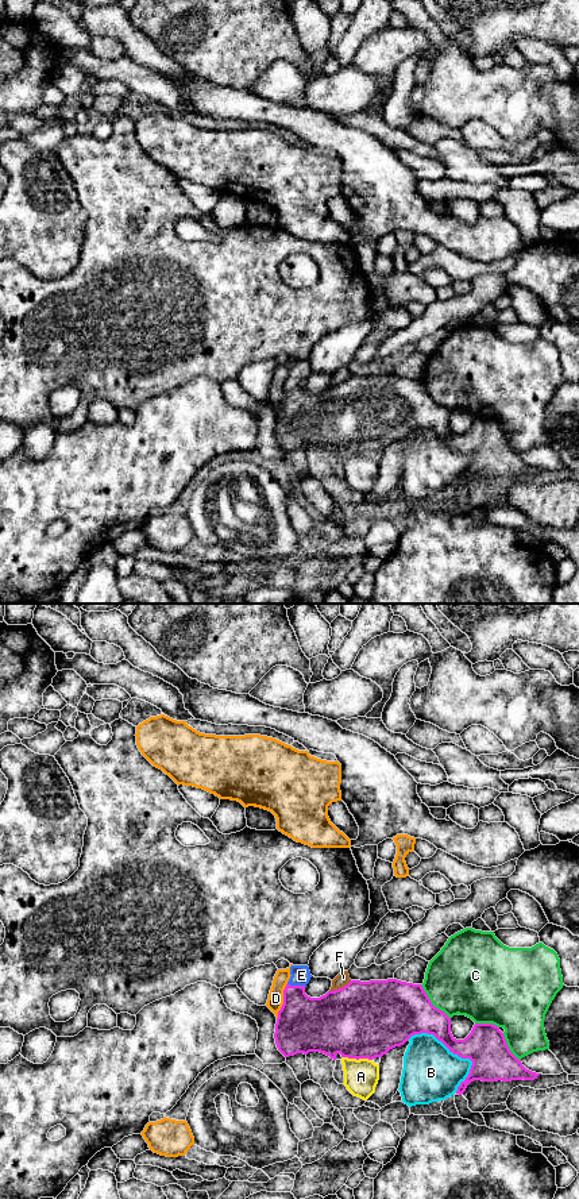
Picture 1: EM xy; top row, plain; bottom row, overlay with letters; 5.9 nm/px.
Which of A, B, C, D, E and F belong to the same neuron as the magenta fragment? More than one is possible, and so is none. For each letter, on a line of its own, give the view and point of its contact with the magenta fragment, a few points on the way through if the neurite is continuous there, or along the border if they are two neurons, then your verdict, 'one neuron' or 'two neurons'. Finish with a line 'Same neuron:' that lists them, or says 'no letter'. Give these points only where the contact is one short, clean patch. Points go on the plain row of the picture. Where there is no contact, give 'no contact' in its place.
A: meets magenta in xy at (358, 454); two neurons
B: meets magenta in xy at (454, 448); two neurons
C: meets magenta in xy at (431, 398); two neurons
D: meets magenta in xy at (284, 396); two neurons
E: meets magenta in xy at (296, 381); runs through xy (304, 419), (296, 398), (296, 381), (301, 370); one neuron
F: meets magenta in xy at (340, 384); two neurons
Same neuron: E

